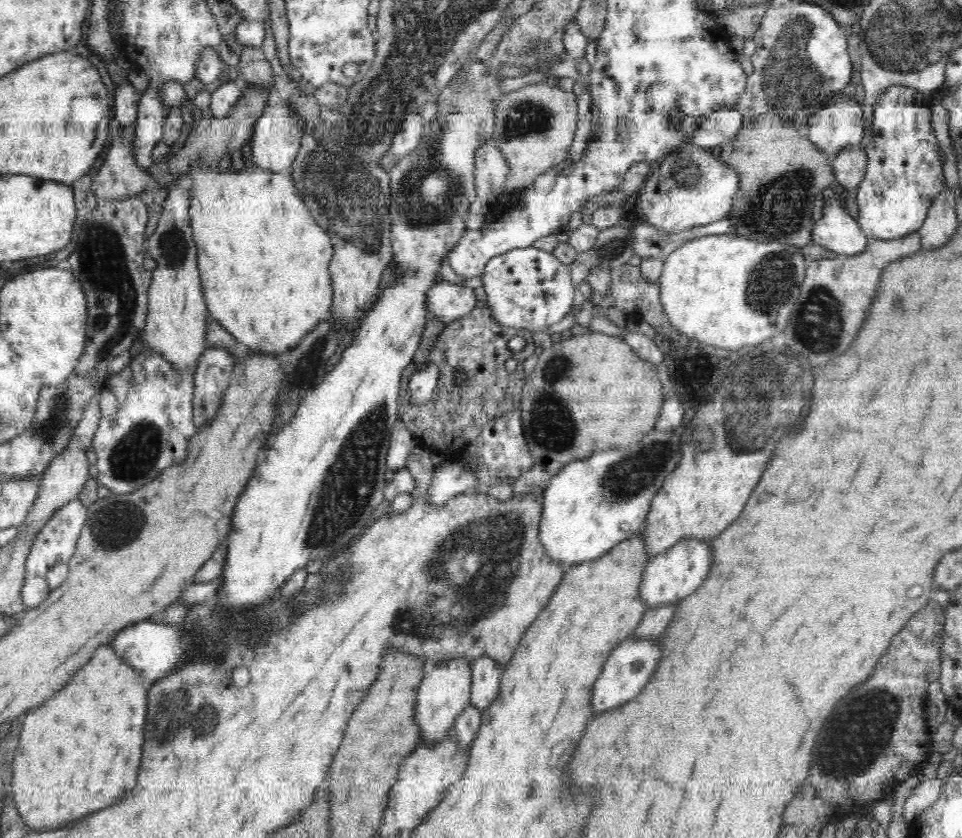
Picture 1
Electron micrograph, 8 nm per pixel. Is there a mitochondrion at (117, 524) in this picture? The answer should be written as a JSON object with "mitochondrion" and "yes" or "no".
{"mitochondrion":"yes"}

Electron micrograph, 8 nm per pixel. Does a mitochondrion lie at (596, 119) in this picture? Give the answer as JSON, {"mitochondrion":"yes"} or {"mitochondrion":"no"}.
{"mitochondrion":"no"}

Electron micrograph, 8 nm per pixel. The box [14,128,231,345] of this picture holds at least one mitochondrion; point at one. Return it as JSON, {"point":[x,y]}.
{"point":[172,246]}

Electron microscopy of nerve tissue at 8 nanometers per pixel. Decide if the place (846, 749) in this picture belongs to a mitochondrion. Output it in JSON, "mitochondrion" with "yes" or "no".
{"mitochondrion":"yes"}

